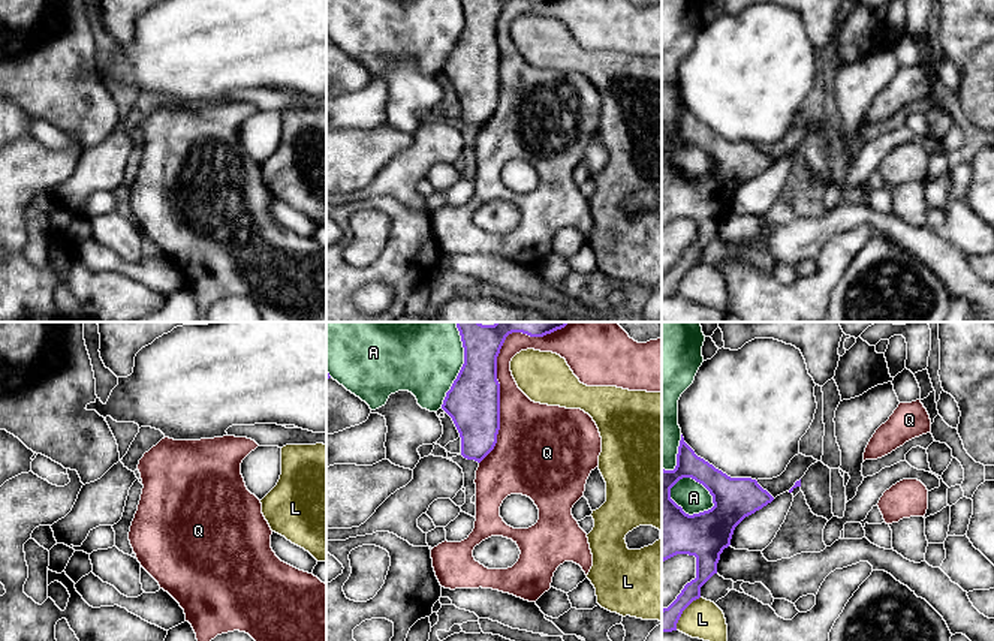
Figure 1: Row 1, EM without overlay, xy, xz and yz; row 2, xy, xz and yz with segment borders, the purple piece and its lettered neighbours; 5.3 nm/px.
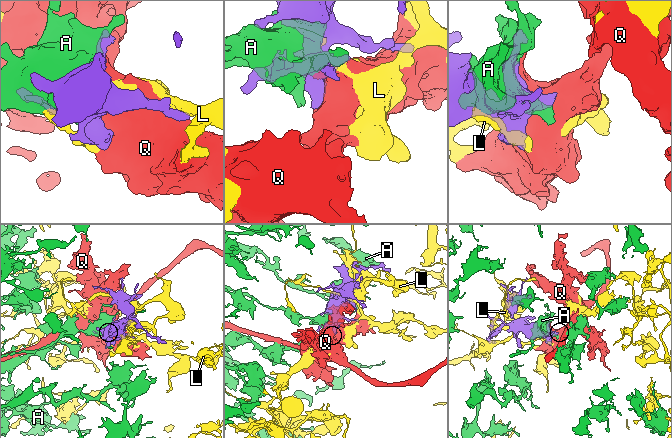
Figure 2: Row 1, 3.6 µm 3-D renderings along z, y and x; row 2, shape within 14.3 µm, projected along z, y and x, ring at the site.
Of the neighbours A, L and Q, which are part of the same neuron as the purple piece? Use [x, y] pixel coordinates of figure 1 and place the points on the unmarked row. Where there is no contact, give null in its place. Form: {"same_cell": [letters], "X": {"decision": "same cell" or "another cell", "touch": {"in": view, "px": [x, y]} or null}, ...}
{"same_cell": [], "A": {"decision": "another cell", "touch": {"in": "yz", "px": [687, 178]}}, "L": {"decision": "another cell", "touch": {"in": "yz", "px": [681, 277]}}, "Q": {"decision": "another cell", "touch": {"in": "xz", "px": [499, 65]}}}

